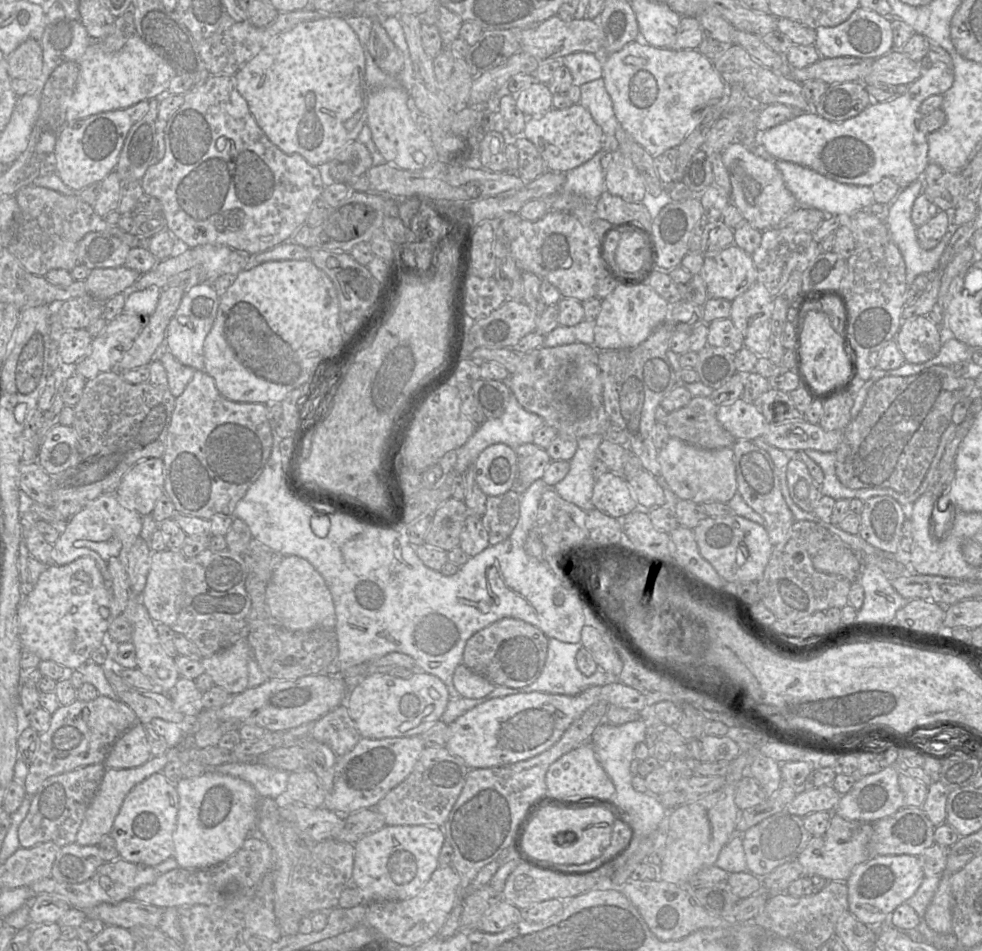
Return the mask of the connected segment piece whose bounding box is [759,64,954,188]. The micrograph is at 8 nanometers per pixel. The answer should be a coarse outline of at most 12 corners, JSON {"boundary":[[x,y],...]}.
{"boundary":[[928,64],[907,93],[843,122],[812,110],[762,132],[784,161],[843,184],[929,164],[919,107],[951,66]]}

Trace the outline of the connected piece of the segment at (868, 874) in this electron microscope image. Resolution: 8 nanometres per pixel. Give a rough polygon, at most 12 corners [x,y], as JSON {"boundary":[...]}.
{"boundary":[[917,856],[870,857],[846,881],[849,912],[885,924],[924,878]]}

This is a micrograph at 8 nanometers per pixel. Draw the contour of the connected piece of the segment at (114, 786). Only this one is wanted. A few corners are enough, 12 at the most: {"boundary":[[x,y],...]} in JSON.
{"boundary":[[169,747],[139,767],[108,768],[75,842],[98,845],[138,783],[177,757]]}

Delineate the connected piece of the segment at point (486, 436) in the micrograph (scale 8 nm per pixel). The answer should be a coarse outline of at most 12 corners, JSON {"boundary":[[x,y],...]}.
{"boundary":[[510,390],[503,414],[486,419],[456,449],[463,474],[492,444],[533,443],[542,417]]}

